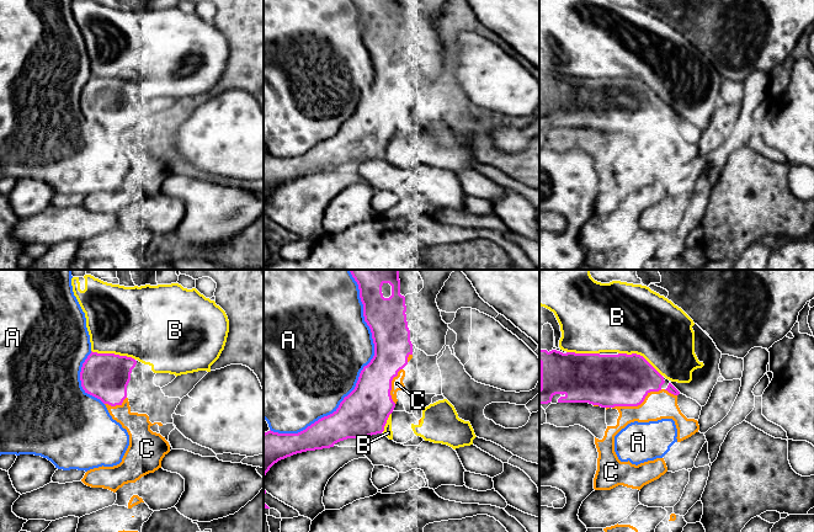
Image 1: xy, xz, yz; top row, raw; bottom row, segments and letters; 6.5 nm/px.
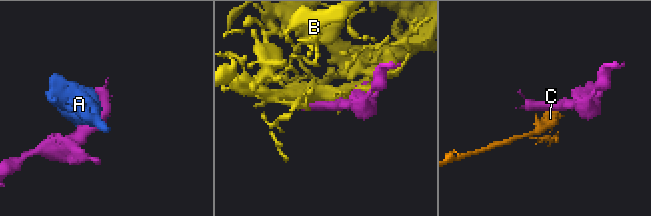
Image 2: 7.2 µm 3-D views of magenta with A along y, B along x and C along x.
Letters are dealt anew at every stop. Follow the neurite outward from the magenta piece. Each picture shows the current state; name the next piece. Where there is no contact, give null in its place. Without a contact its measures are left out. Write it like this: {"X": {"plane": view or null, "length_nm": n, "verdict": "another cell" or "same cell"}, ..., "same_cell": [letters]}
{"A": {"plane": "xz", "length_nm": 1150, "verdict": "another cell"}, "B": {"plane": "xy", "length_nm": 300, "verdict": "another cell"}, "C": {"plane": "yz", "length_nm": 340, "verdict": "another cell"}, "same_cell": []}

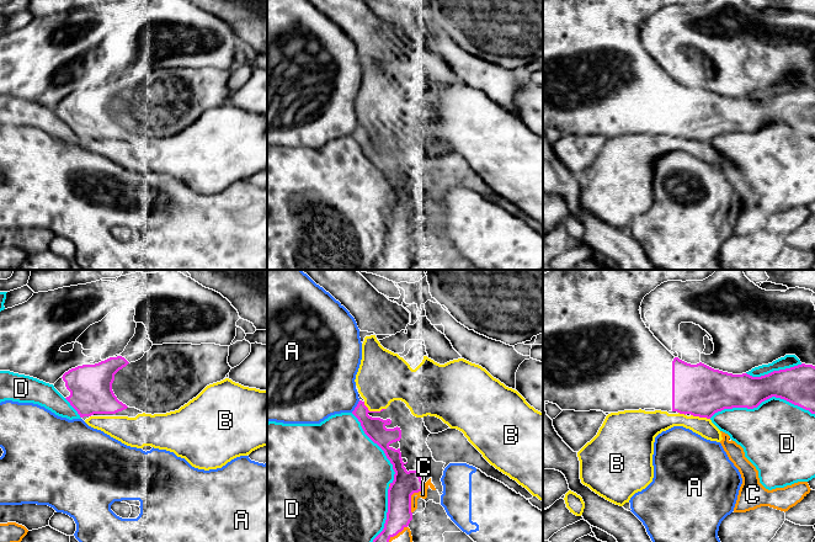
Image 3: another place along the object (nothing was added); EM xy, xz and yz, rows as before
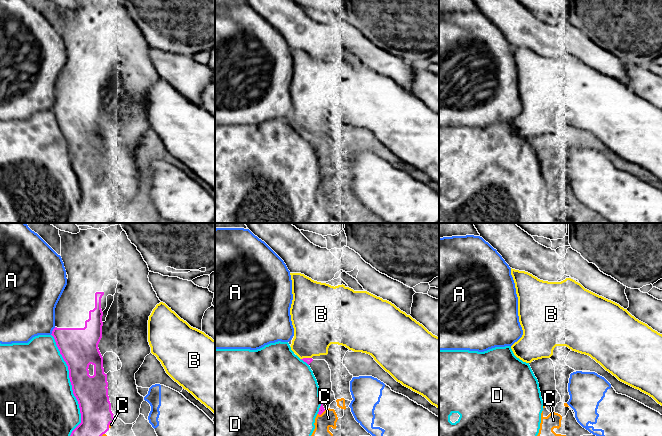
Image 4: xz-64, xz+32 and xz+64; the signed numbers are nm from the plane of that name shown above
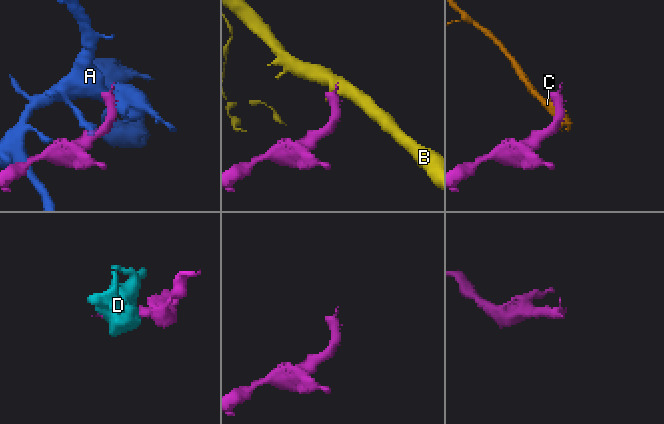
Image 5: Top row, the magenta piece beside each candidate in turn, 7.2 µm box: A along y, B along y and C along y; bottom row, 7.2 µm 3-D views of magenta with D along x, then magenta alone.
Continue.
{"A": {"plane": "xz", "length_nm": 100, "verdict": "another cell"}, "B": {"plane": "xz", "length_nm": 150, "verdict": "another cell"}, "C": {"plane": "xz", "length_nm": 220, "verdict": "another cell"}, "D": {"plane": "yz", "length_nm": 700, "verdict": "another cell"}, "same_cell": []}

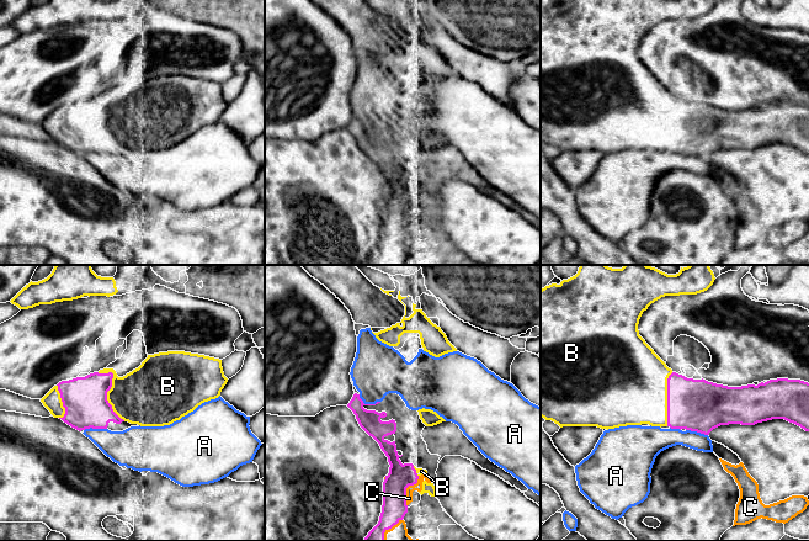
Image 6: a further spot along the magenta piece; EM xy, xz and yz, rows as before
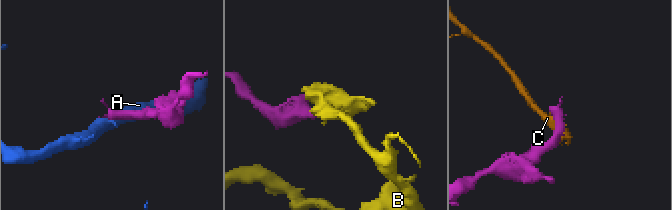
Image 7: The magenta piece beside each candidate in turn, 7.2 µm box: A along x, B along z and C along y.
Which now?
{"A": {"plane": "xz", "length_nm": 150, "verdict": "another cell"}, "B": {"plane": "xy", "length_nm": 360, "verdict": "same cell"}, "C": {"plane": "xz", "length_nm": 220, "verdict": "another cell"}, "same_cell": ["B"]}

